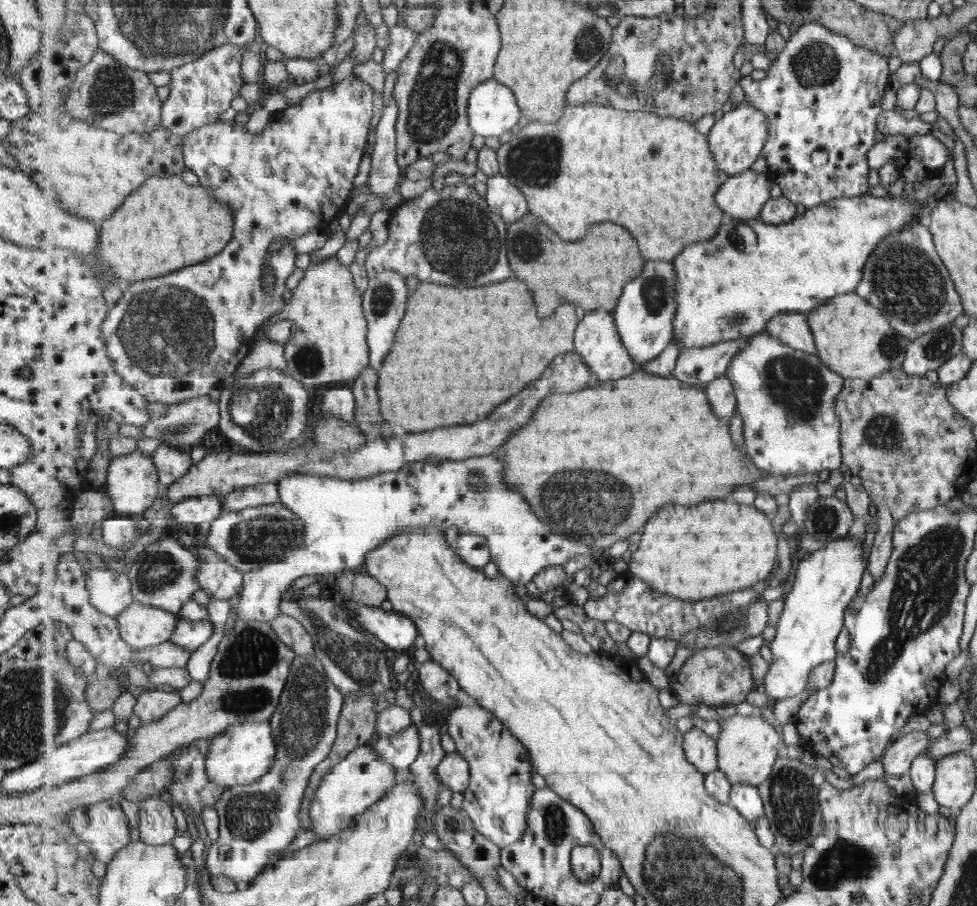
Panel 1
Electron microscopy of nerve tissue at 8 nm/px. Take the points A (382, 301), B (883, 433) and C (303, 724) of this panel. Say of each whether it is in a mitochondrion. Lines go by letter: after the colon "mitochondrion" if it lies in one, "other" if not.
A: mitochondrion
B: mitochondrion
C: mitochondrion

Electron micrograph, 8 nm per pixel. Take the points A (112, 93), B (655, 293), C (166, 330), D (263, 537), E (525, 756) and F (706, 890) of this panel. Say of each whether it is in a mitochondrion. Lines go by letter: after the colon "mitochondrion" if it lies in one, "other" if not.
A: mitochondrion
B: mitochondrion
C: mitochondrion
D: mitochondrion
E: other
F: mitochondrion

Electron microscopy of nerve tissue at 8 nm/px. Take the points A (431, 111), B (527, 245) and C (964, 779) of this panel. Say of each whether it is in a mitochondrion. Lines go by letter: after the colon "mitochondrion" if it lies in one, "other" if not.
A: mitochondrion
B: mitochondrion
C: other

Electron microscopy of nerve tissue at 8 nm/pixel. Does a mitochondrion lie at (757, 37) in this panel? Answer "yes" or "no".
no

